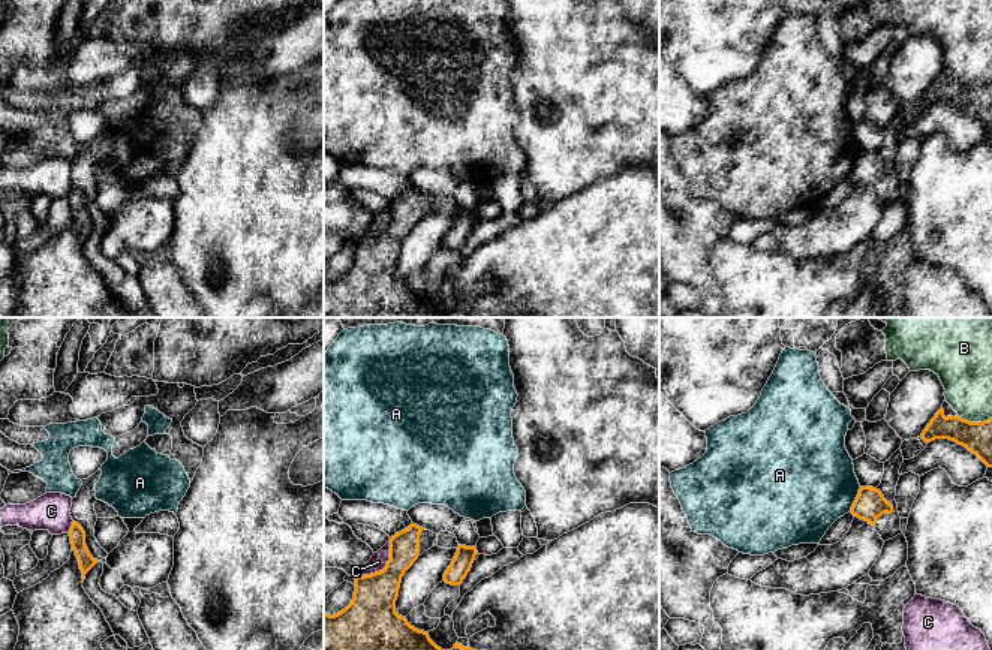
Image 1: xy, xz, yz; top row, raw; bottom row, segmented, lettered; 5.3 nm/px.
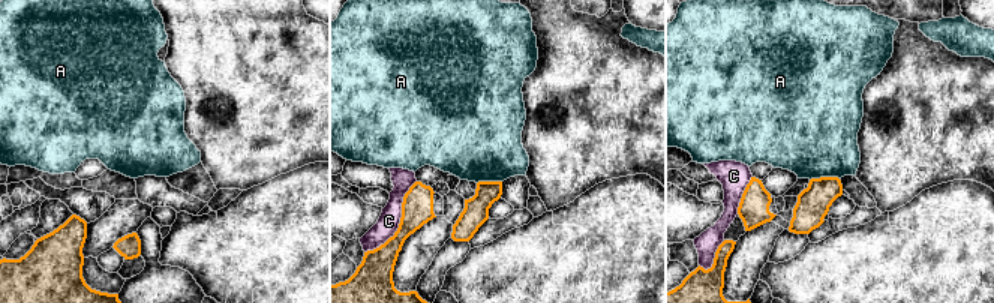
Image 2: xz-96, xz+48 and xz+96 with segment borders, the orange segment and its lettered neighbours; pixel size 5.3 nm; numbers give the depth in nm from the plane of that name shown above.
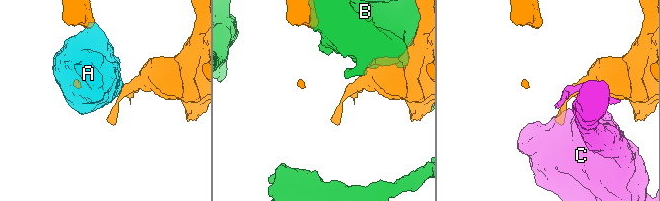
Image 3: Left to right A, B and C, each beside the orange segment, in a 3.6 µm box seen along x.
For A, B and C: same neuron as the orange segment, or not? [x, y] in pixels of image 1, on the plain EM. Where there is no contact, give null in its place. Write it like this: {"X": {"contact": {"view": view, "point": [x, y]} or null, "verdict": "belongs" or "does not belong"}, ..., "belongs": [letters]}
{"A": {"contact": {"view": "yz", "point": [856, 163]}, "verdict": "does not belong"}, "B": {"contact": {"view": "yz", "point": [976, 87]}, "verdict": "does not belong"}, "C": {"contact": {"view": "xz", "point": [387, 228]}, "verdict": "does not belong"}, "belongs": []}

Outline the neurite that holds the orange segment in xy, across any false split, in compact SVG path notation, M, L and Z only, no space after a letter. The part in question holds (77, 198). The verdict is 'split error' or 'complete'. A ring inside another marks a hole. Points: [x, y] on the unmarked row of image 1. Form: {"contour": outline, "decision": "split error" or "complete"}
{"contour": "M72 186L69 201L75 220L79 226L79 234L82 237L81 247L84 247L85 238L97 228L97 225L90 219L85 210L85 196L78 187Z", "decision": "complete"}

